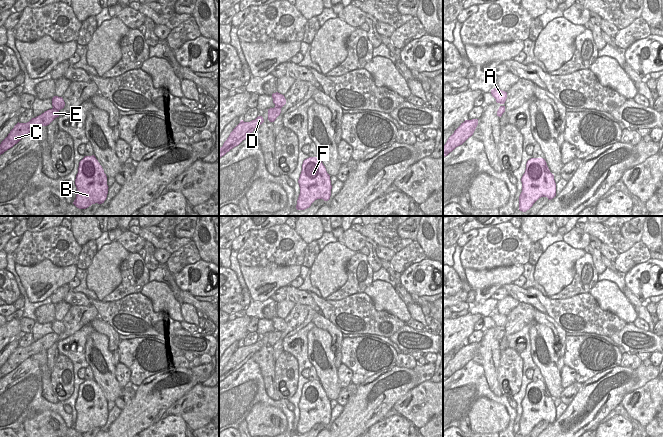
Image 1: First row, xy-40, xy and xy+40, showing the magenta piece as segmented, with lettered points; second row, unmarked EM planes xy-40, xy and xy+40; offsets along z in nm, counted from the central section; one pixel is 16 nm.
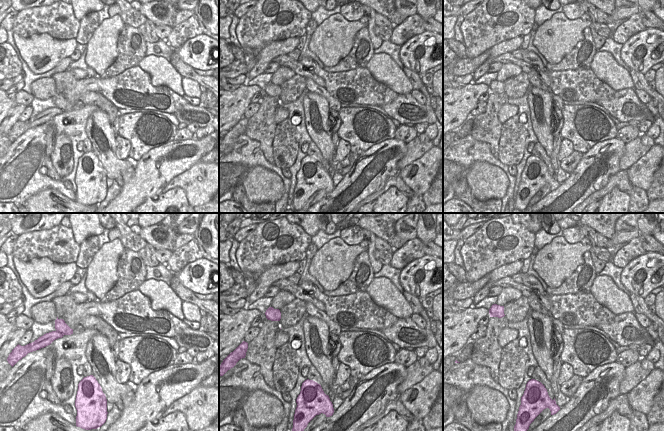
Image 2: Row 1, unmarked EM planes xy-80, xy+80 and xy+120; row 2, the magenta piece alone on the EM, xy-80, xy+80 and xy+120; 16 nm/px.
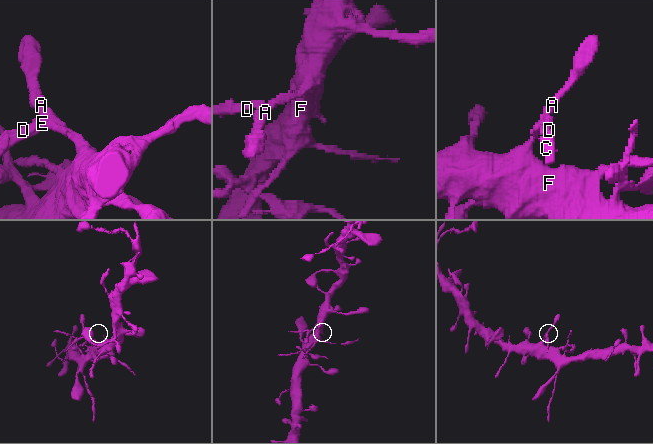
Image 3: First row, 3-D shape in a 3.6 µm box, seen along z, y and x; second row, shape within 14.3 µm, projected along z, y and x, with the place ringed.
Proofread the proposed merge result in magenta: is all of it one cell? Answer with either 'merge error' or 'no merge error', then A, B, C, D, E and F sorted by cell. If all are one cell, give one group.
no merge error; A B C D E F

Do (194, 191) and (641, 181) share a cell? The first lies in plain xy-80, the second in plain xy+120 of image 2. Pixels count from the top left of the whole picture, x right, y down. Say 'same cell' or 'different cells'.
same cell

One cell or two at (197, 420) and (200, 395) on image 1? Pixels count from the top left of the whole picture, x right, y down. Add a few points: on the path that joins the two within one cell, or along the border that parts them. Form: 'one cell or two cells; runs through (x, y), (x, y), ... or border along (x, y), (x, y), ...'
one cell; runs through (197, 414), (200, 401)

